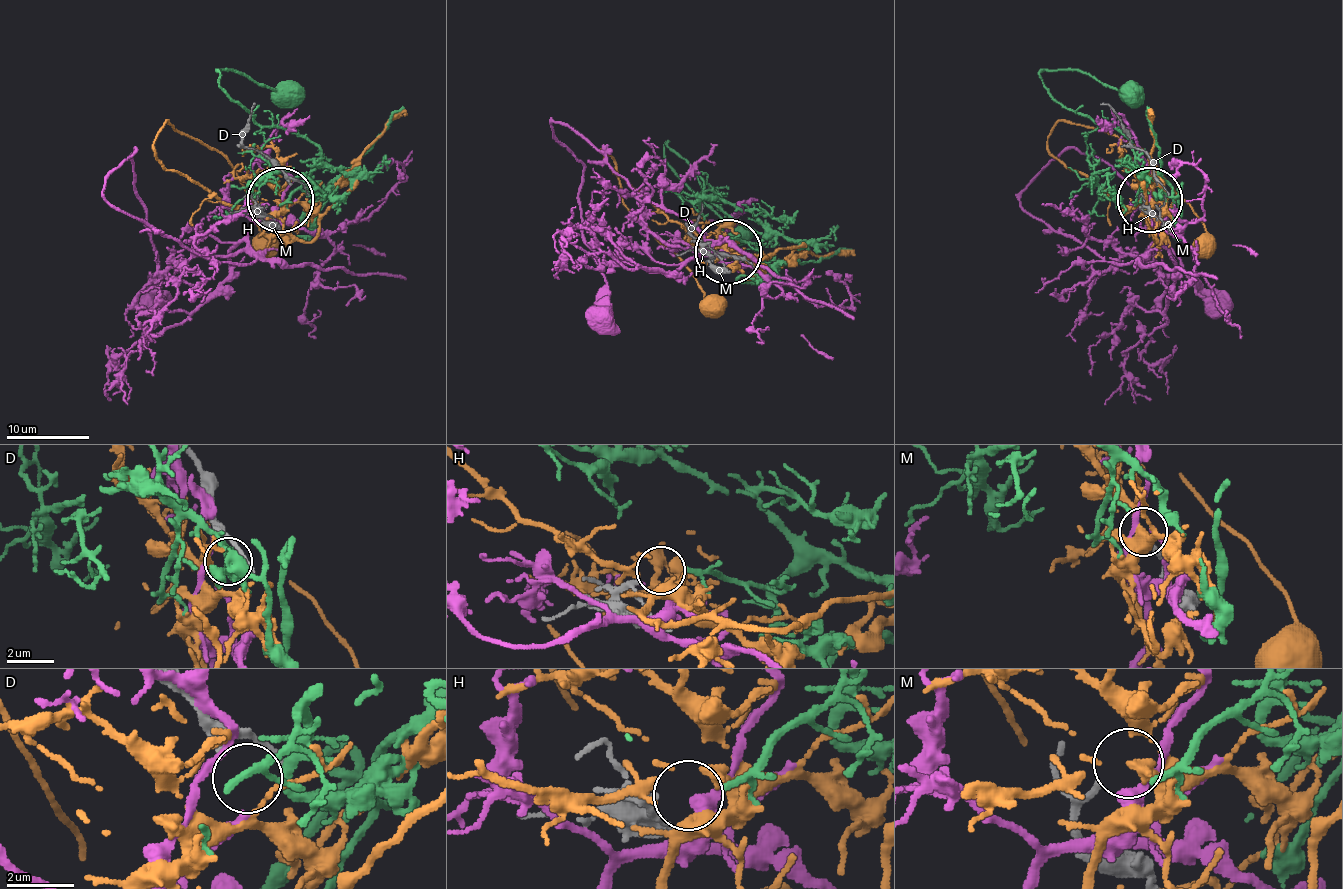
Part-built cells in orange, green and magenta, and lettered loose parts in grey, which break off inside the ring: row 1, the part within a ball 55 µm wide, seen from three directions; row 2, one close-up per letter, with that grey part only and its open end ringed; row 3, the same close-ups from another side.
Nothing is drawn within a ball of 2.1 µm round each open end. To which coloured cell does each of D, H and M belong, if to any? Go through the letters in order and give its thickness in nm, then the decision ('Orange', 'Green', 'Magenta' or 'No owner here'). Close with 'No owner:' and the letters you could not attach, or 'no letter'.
D: Thickness 200 nm. No owner here
H: Thickness 190 nm. Green
M: Thickness 150 nm. Orange
No owner: D

